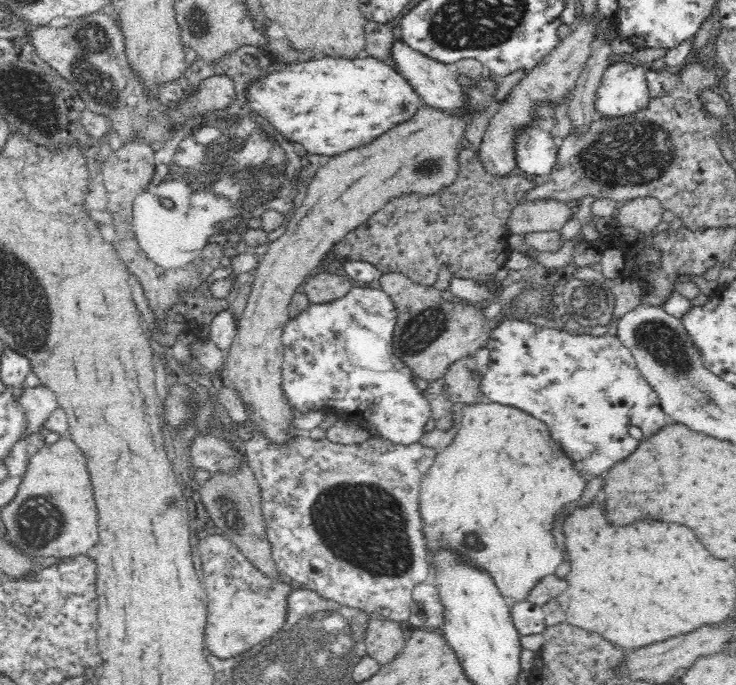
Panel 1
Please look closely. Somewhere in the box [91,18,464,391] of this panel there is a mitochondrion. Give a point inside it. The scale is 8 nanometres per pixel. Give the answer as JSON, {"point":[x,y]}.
{"point":[427,325]}

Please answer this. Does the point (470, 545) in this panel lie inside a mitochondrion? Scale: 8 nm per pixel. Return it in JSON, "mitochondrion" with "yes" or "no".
{"mitochondrion":"yes"}

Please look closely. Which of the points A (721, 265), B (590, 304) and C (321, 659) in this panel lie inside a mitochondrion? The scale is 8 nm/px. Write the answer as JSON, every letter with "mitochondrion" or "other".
{"A":"other","B":"mitochondrion","C":"mitochondrion"}

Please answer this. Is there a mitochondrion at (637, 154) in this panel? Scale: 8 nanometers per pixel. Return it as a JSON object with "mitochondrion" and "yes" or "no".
{"mitochondrion":"yes"}

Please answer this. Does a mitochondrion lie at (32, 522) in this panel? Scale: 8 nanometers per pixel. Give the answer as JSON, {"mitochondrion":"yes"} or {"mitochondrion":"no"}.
{"mitochondrion":"yes"}

